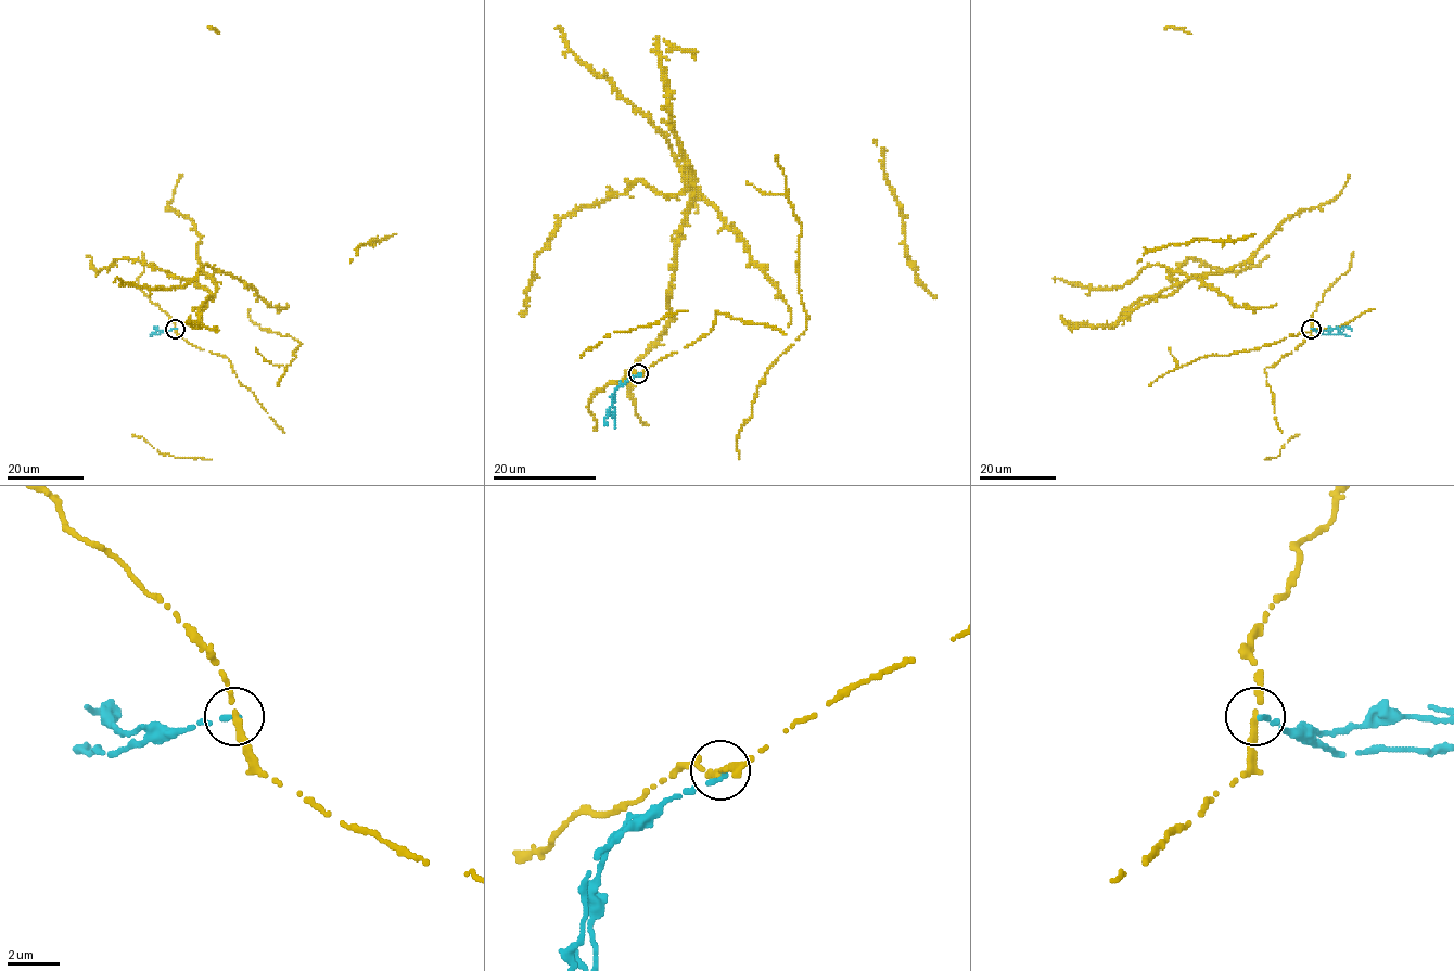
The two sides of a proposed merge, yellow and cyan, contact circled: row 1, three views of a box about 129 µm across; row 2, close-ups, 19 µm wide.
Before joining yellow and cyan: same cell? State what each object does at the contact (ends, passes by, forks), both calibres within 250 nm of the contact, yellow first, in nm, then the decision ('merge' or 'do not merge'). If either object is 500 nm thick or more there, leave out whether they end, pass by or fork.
yellow passes by | cyan ends | 220/200 nm | do not merge

